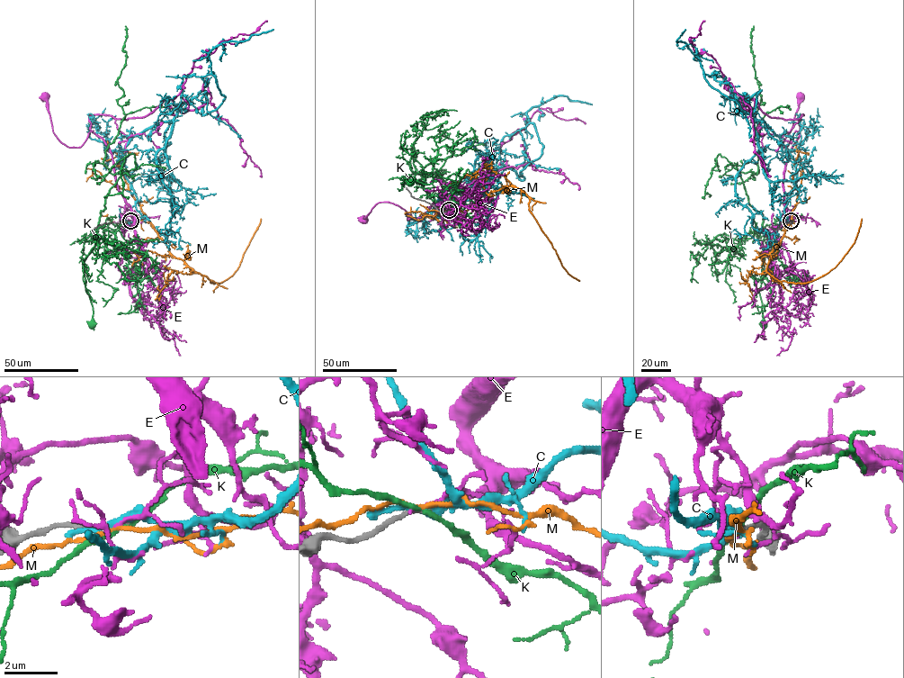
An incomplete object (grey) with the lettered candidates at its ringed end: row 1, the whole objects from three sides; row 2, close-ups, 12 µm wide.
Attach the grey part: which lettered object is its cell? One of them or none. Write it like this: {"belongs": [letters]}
{"belongs": []}

